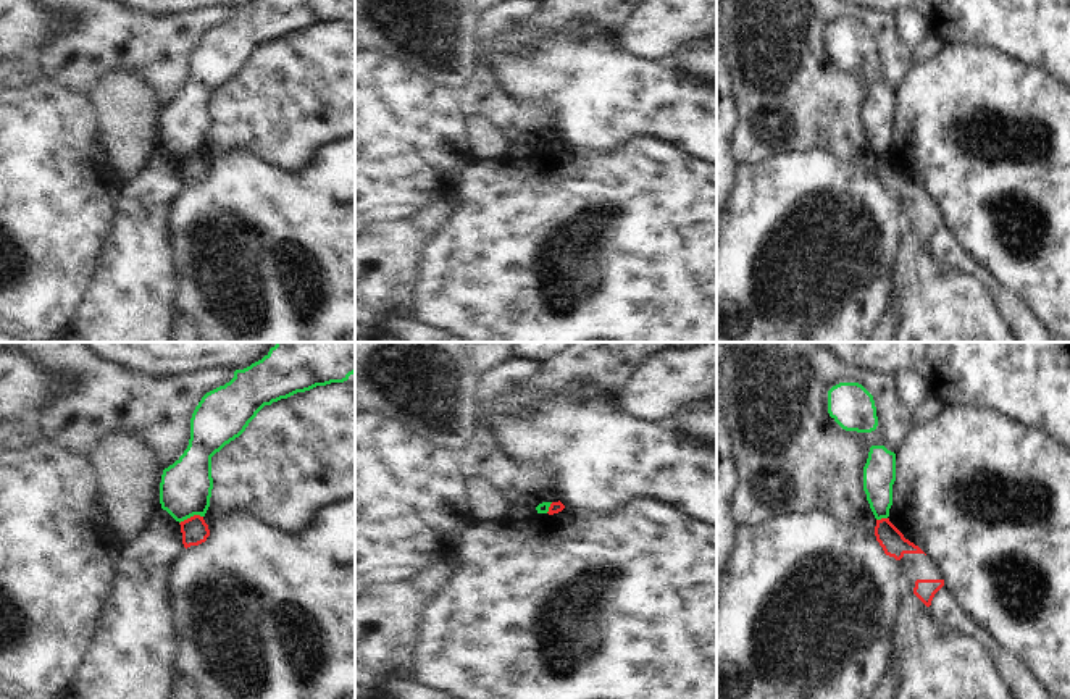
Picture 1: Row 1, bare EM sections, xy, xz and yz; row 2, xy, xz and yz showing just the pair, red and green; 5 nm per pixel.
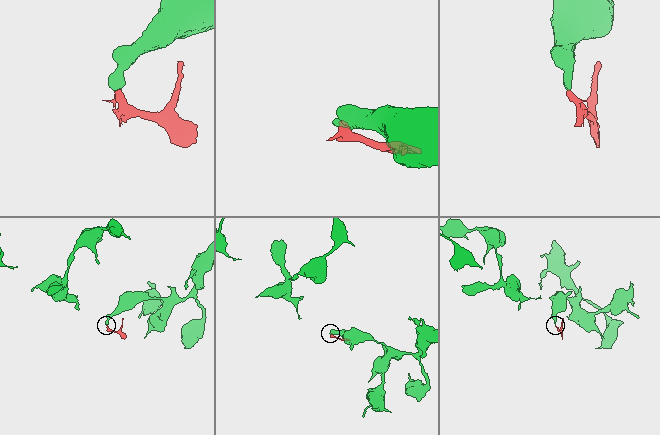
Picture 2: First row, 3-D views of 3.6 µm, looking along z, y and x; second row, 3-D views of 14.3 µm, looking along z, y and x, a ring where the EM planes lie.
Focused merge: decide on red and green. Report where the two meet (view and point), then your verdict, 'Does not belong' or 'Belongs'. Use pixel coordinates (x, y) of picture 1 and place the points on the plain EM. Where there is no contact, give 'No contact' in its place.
Touches red at xy (191, 155). Does not belong

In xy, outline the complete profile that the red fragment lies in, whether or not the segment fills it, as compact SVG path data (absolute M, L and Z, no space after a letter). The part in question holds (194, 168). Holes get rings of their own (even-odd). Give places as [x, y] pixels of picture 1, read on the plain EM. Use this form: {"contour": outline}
{"contour": "M194 153L181 160L179 163L182 171L182 182L186 187L205 181L207 176L210 174L208 163L200 153Z"}

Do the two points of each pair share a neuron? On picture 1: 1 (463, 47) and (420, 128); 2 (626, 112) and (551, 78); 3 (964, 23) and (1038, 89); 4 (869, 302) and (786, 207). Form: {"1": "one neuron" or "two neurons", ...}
{"1": "two neurons", "2": "one neuron", "3": "two neurons", "4": "one neuron"}

